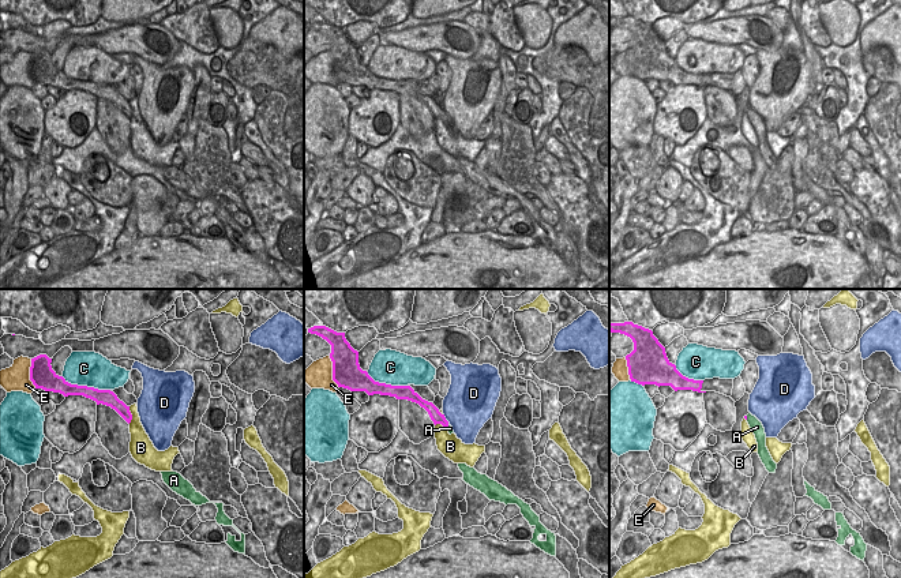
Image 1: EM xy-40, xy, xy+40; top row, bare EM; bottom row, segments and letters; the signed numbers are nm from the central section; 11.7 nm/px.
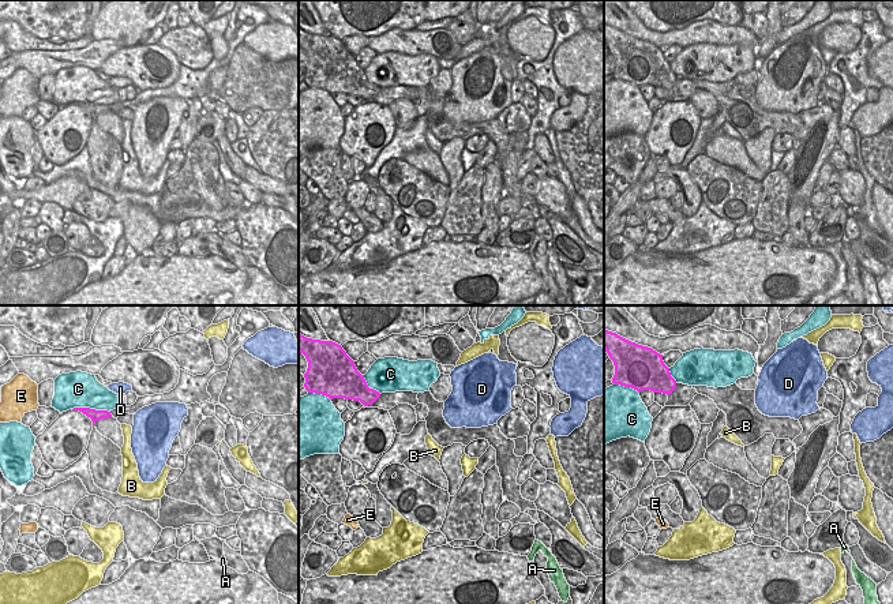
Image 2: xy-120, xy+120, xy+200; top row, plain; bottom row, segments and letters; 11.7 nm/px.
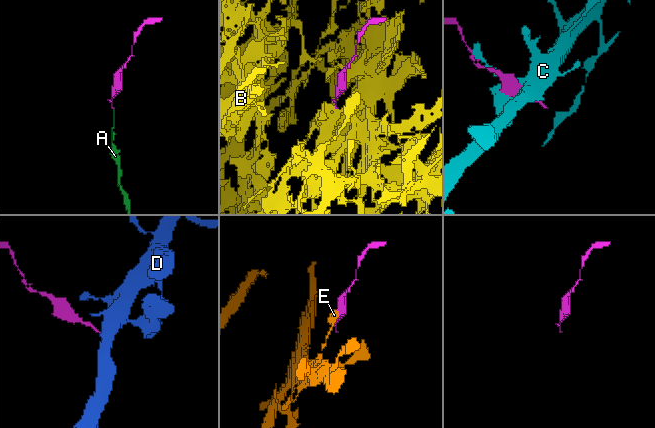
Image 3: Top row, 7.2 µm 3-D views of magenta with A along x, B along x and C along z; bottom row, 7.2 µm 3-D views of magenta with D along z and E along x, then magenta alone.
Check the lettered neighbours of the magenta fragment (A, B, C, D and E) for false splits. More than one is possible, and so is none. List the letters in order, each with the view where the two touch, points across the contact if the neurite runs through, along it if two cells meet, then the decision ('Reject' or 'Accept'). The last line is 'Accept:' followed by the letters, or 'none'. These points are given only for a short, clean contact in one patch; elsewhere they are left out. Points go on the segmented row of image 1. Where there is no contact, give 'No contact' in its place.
A: Touches magenta in xy. Path across: xy (435, 415), (447, 426), (450, 428). Accept
B: Touches magenta in xy-40. Reject
C: Touches magenta in xy-40. Reject
D: Touches magenta in xy. Boundary: xy (443, 413), (449, 421). Reject
E: Touches magenta in xy. Reject
Accept: A.

